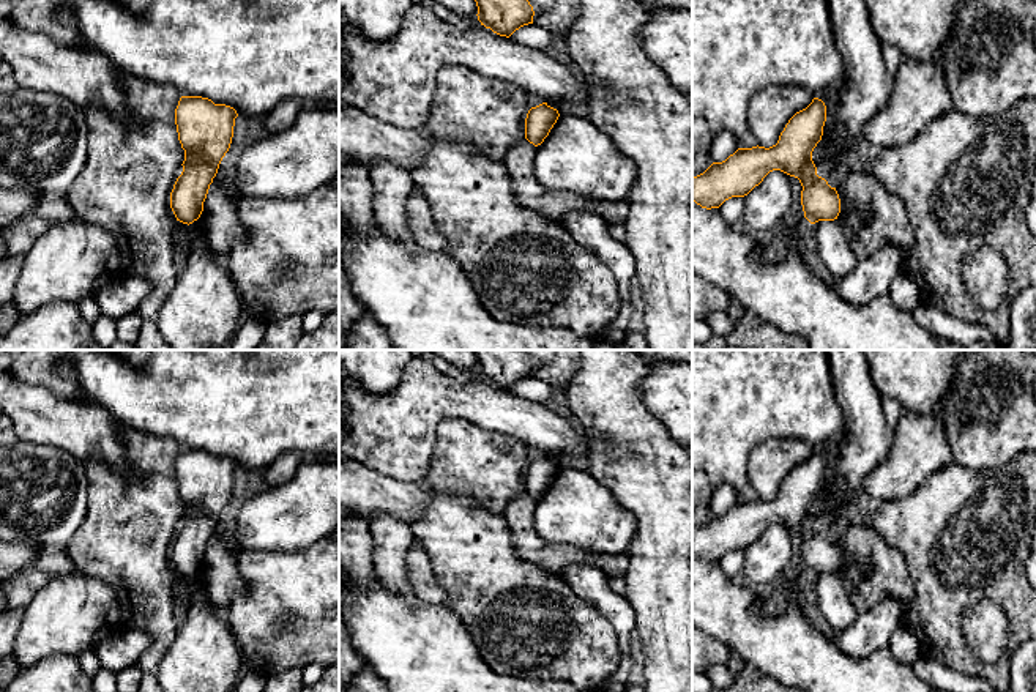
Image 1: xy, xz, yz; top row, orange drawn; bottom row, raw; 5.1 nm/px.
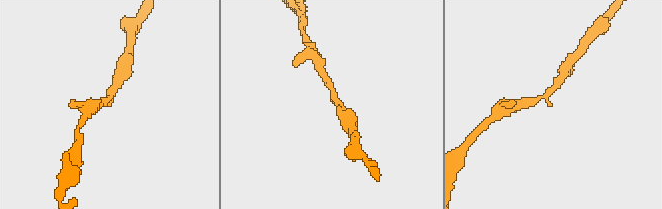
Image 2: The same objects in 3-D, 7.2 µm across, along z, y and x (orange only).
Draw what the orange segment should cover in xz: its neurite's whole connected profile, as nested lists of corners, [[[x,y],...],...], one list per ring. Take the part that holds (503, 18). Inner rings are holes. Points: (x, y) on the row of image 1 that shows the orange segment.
[[[475,0],[478,20],[500,36],[509,38],[524,25],[533,24],[533,6],[528,0]]]

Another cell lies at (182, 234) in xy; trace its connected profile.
[[[177,222],[175,243],[178,243],[183,251],[189,255],[191,252],[191,230],[188,224]]]

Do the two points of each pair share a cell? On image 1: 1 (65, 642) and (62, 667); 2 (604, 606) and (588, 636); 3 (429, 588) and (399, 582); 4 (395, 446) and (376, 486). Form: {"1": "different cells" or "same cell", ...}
{"1": "different cells", "2": "different cells", "3": "different cells", "4": "different cells"}

